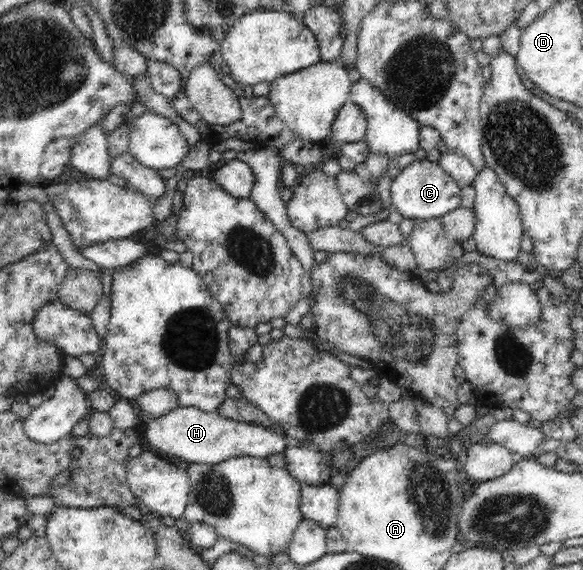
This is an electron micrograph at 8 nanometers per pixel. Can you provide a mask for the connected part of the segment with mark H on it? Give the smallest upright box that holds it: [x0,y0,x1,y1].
[146,407,290,463]

